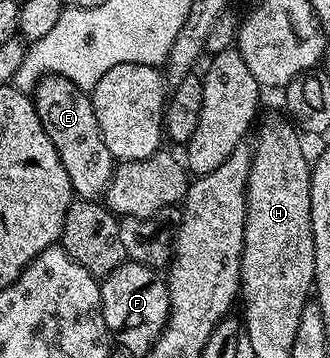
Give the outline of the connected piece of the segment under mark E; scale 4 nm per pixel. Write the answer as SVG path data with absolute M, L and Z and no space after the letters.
M45 74L36 82L34 103L46 134L50 134L50 142L54 142L54 146L58 150L58 158L62 158L62 166L66 166L66 174L72 180L73 193L83 200L100 200L107 193L109 184L112 183L114 161L106 146L106 138L102 138L102 130L98 126L98 118L94 114L91 95L64 76Z

